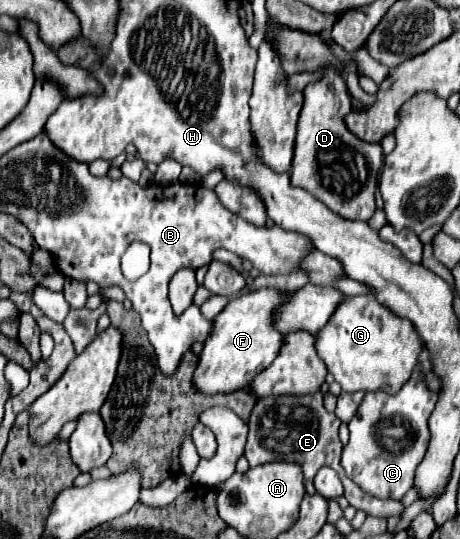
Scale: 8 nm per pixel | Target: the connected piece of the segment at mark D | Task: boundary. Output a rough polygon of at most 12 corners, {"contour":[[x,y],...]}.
{"contour":[[333,69],[303,93],[291,185],[369,221],[381,145]]}

